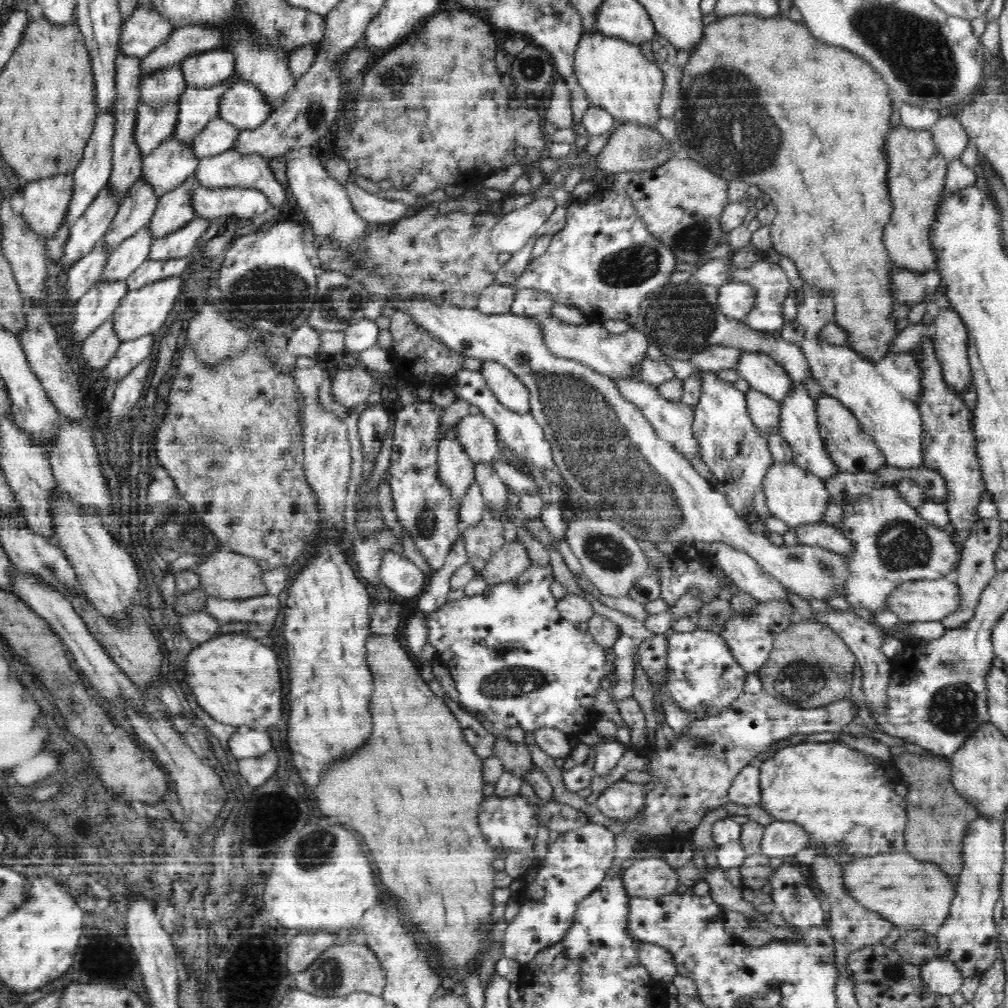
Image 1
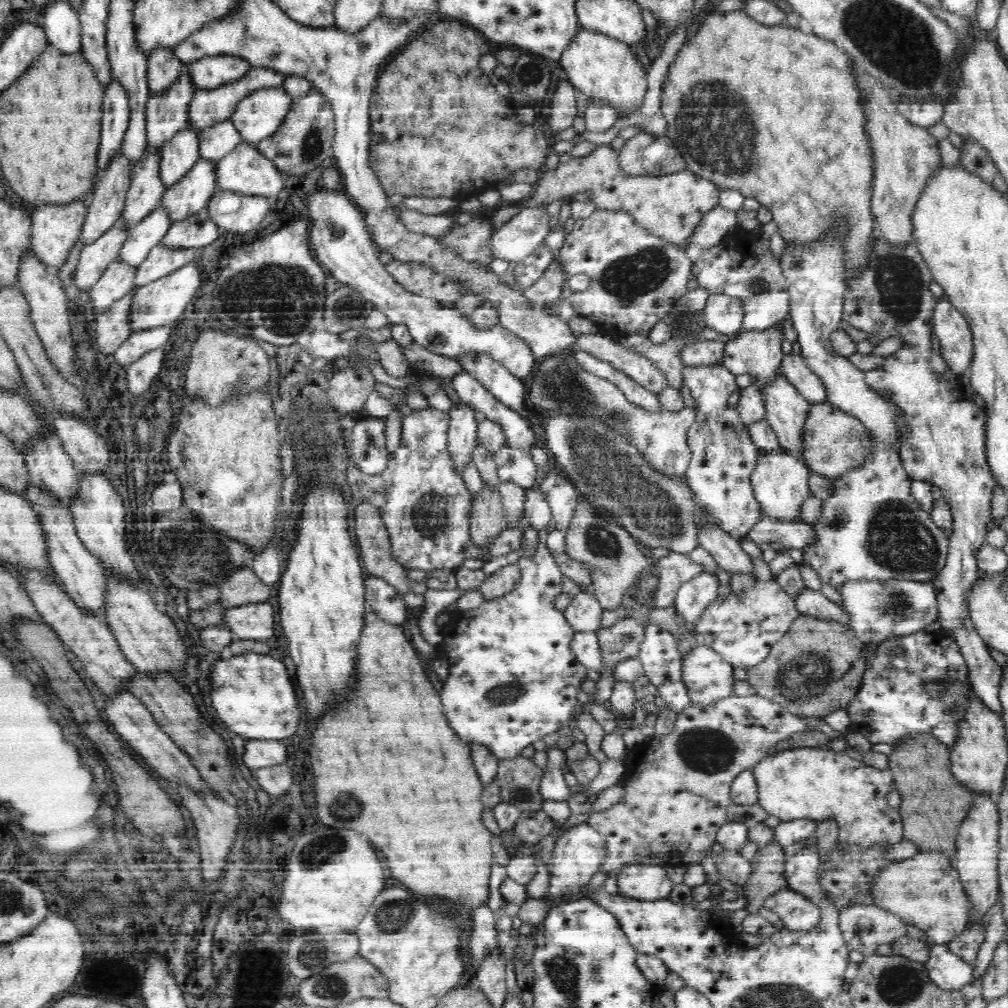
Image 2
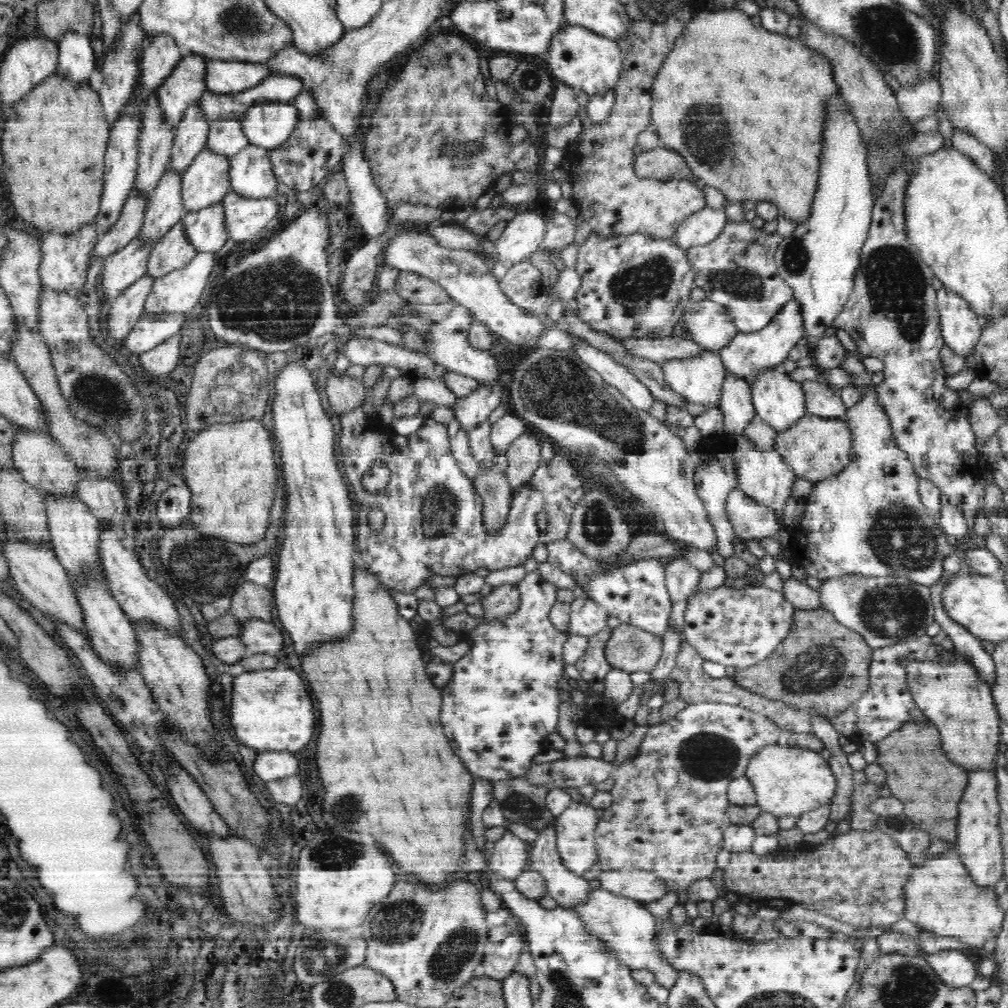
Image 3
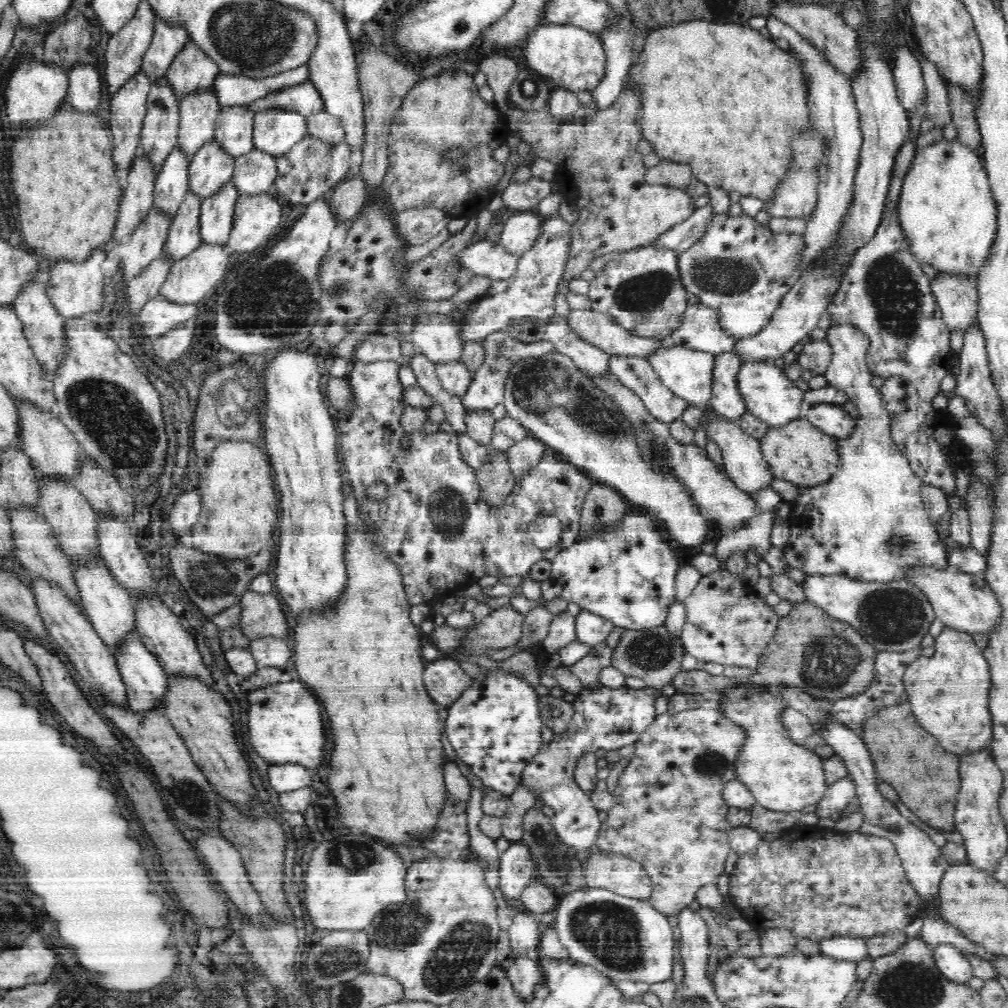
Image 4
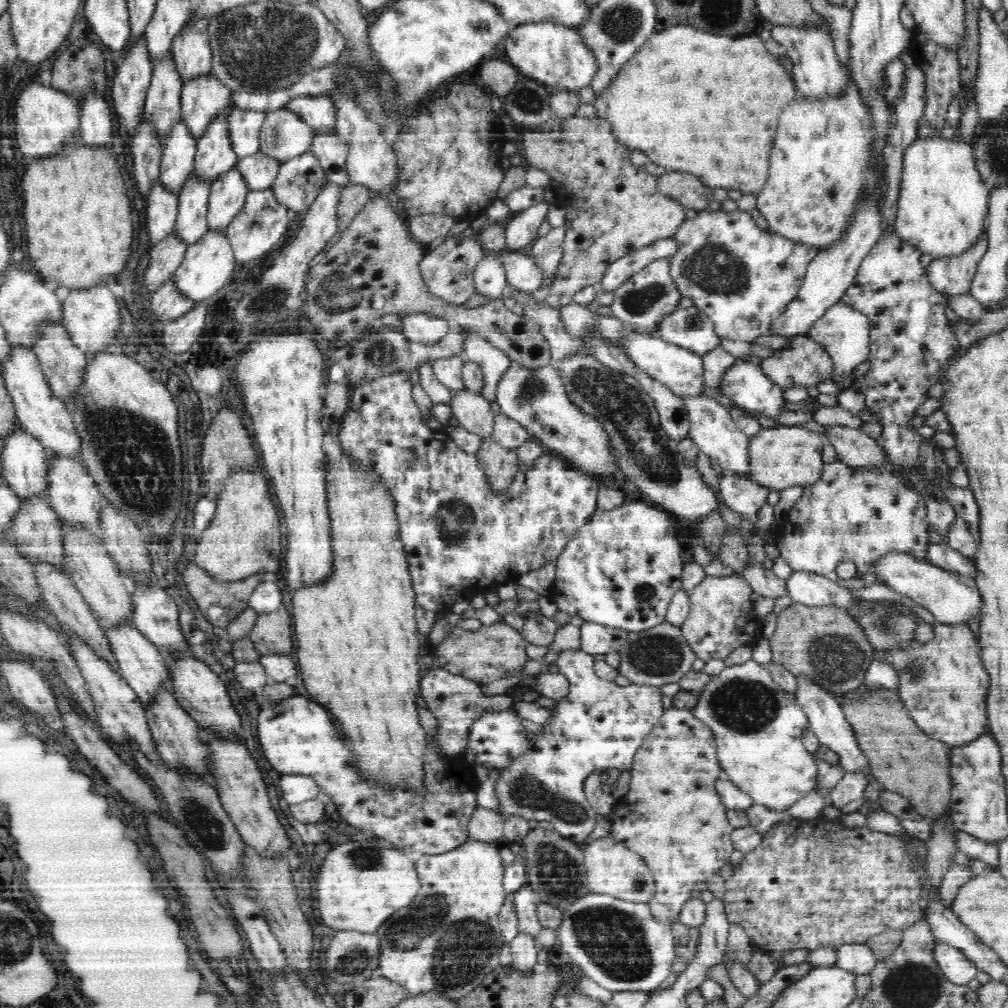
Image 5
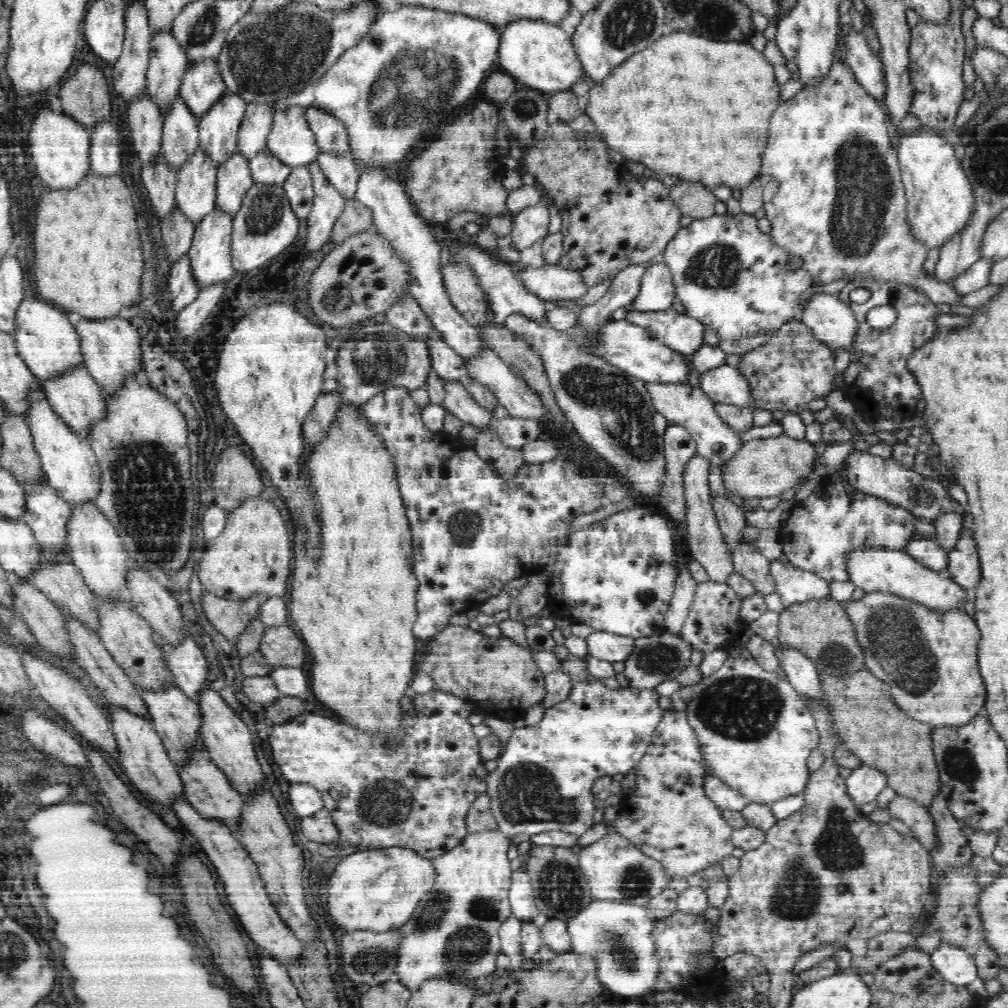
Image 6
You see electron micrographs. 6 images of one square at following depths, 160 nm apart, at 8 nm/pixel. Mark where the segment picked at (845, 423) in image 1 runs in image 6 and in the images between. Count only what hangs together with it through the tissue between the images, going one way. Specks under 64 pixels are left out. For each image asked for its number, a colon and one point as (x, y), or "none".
2: (835, 442)
3: (815, 448)
4: (799, 452)
5: (784, 456)
6: (764, 467)

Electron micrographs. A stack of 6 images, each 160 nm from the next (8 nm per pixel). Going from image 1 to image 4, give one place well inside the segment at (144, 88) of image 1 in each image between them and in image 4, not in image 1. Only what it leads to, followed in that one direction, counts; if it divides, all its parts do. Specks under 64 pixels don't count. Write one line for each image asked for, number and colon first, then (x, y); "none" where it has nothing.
2: (163, 67)
3: (159, 58)
4: (168, 39)

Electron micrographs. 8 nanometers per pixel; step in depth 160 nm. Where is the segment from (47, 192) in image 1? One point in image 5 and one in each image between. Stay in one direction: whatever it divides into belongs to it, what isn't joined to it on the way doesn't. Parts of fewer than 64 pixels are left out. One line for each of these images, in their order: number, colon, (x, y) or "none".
2: (55, 230)
3: (65, 259)
4: (75, 289)
5: (91, 316)

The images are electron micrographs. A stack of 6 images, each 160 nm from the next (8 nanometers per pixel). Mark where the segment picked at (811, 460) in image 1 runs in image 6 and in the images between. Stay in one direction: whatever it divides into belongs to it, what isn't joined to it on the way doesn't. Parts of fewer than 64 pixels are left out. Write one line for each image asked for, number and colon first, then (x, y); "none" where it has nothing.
2: (786, 410)
3: (779, 401)
4: (769, 394)
5: (744, 383)
6: (725, 385)

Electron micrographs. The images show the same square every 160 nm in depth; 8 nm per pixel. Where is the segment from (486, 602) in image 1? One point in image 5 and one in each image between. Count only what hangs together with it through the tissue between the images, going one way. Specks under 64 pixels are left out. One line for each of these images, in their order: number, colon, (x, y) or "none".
2: (510, 675)
3: (502, 703)
4: (495, 728)
5: (497, 737)

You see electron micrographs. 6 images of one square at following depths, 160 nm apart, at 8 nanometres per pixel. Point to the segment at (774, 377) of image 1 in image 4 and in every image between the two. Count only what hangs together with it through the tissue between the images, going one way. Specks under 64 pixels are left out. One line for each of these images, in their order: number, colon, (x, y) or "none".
2: (759, 353)
3: (747, 353)
4: (884, 121)

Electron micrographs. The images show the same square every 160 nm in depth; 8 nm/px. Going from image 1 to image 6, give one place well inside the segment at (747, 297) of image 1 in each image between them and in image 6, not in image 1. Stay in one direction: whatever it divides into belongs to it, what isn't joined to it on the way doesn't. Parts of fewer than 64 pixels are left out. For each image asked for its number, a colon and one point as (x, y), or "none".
2: (725, 315)
3: (707, 323)
4: (700, 329)
5: (688, 328)
6: (682, 333)

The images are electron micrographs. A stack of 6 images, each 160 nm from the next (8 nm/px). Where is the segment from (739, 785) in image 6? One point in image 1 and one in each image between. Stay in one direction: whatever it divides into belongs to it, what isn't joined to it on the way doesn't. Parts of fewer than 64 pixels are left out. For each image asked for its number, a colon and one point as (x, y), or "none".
1: (840, 796)
2: (817, 783)
3: (787, 780)
4: (783, 776)
5: (758, 729)

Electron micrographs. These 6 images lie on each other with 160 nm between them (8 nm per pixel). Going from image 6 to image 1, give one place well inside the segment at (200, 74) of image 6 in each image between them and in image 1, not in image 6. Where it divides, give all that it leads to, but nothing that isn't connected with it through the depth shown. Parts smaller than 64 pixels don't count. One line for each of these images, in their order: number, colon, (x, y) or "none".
1: (173, 162)
2: (179, 154)
3: (191, 134)
4: (198, 111)
5: (203, 99)

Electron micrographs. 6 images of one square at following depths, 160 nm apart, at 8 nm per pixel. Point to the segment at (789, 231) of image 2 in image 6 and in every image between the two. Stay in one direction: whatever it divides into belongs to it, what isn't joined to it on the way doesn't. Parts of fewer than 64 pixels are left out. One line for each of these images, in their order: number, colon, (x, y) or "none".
3: (770, 88)
4: (722, 99)
5: (684, 86)
6: (697, 109)

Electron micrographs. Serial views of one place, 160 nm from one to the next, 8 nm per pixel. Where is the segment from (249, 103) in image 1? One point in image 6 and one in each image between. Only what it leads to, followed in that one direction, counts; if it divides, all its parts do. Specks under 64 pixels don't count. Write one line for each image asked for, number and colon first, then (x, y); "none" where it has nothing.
2: (257, 117)
3: (269, 125)
4: (276, 131)
5: (284, 135)
6: (290, 139)

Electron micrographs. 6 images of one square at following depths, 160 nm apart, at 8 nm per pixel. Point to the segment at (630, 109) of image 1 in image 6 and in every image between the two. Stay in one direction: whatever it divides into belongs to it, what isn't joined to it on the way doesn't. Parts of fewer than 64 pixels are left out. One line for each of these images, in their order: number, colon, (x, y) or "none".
2: (605, 69)
3: (586, 61)
4: (574, 58)
5: (554, 54)
6: (542, 54)

